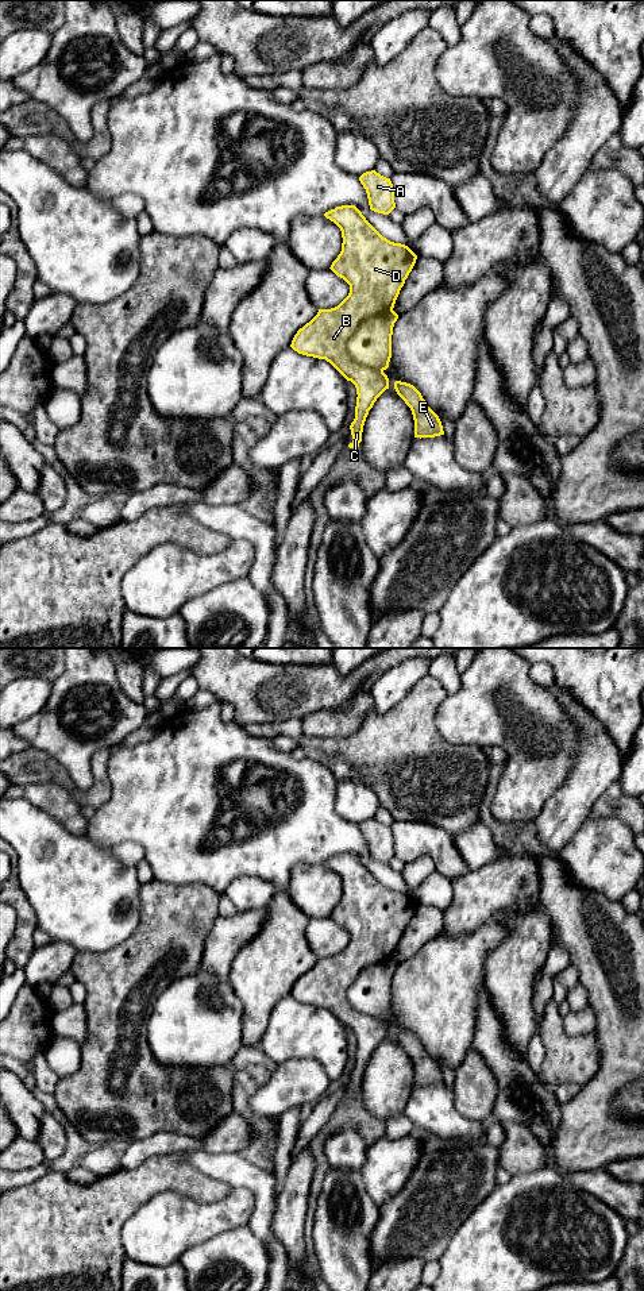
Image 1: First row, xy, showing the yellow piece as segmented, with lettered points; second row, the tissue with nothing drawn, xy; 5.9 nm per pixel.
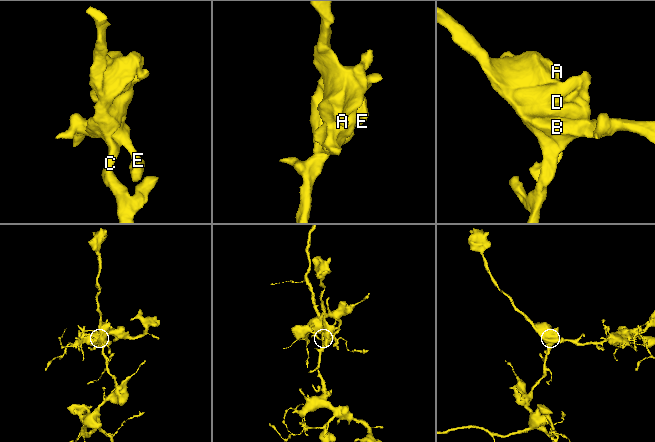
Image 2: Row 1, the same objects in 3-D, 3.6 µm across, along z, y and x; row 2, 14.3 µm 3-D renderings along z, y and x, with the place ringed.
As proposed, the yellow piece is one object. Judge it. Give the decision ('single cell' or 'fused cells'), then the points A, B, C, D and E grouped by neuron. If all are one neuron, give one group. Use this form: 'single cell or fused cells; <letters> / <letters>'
fused cells; A B C D / E

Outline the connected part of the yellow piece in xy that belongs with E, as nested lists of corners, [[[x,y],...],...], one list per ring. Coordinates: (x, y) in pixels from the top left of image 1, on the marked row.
[[[396,381],[394,389],[412,411],[414,438],[421,439],[444,435],[439,416],[428,406],[421,393],[413,385]]]

